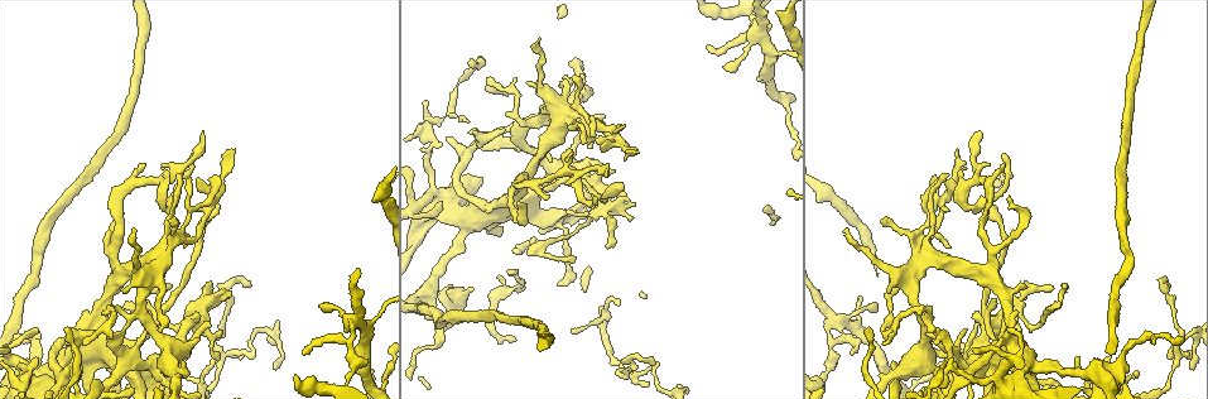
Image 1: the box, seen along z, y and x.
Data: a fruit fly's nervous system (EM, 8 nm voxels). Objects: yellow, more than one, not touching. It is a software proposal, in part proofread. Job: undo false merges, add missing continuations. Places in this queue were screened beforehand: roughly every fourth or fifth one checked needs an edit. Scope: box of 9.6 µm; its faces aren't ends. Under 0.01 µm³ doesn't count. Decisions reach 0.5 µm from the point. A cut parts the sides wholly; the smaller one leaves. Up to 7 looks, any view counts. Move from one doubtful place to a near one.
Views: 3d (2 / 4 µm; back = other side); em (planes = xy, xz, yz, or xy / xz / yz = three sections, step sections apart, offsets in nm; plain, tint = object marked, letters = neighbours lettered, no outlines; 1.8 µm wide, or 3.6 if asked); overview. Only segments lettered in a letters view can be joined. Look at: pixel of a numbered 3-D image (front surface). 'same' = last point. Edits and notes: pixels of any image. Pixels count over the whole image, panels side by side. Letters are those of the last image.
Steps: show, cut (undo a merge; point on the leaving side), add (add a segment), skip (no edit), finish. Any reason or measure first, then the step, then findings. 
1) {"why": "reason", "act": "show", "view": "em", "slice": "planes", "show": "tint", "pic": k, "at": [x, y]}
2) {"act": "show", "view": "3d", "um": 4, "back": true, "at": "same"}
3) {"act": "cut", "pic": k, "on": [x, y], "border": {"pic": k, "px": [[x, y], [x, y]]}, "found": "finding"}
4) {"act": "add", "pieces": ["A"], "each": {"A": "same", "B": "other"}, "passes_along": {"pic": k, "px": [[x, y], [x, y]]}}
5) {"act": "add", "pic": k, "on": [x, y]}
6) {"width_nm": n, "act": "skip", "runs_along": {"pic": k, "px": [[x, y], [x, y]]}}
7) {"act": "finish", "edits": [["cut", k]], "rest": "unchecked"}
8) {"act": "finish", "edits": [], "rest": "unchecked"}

{"why": "free end", "act": "show", "view": "em", "slice": "yz", "step": 8, "show": "letters", "pic": 1, "at": [473, 288]}

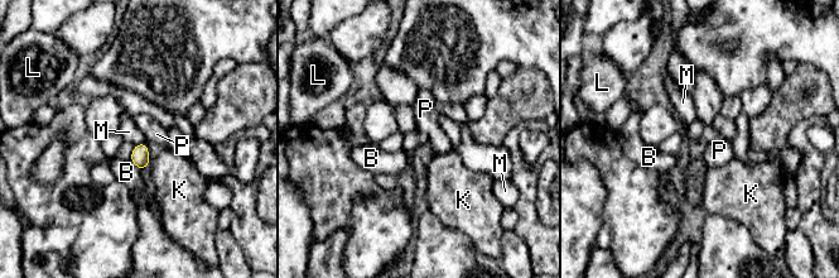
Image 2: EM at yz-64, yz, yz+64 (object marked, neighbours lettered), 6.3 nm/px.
{"act": "skip", "each": {"B": "other", "K": "other", "L": "other", "M": "other", "P": "other"}, "border": {"pic": 2, "px": [[144, 142], [135, 145]]}, "found": "no lettered segment goes on from it"}

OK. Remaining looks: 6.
{"act": "show", "view": "em", "slice": "planes", "show": "letters", "pic": 1, "at": [200, 313]}

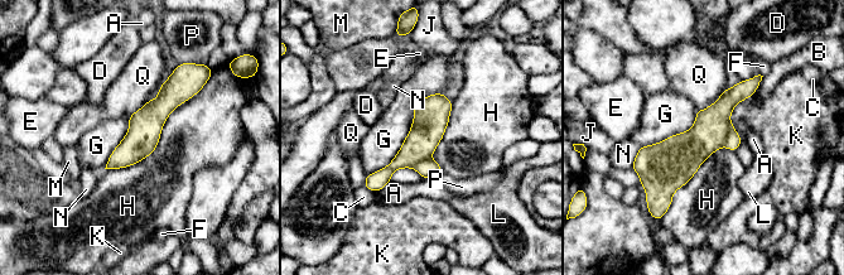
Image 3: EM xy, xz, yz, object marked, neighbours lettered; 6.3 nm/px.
{"width_nm": 220, "act": "skip", "each": {"A": "other", "B": "other", "C": "other", "D": "other", "E": "other", "F": "other", "G": "other", "H": "other", "J": "other", "K": "other", "L": "other", "M": "other", "N": "other", "P": "other", "Q": "other"}, "runs_along": {"pic": 3, "px": [[753, 82], [665, 174], [665, 203]]}, "found": "continuous, no second cell"}

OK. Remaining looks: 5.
{"why": "thin end", "act": "show", "view": "em", "slice": "xz", "step": 8, "show": "letters", "pic": 1, "at": [473, 63]}

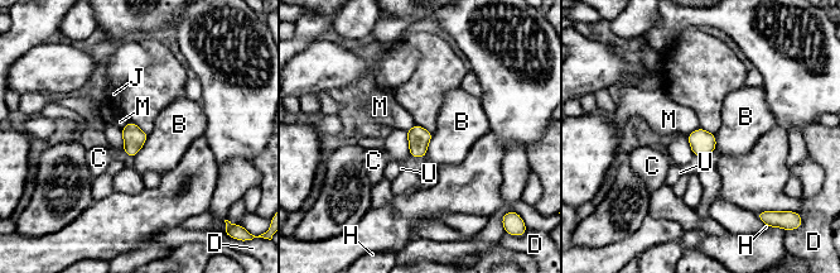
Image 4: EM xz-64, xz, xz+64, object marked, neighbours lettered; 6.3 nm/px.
{"act": "show", "view": "em", "slice": "planes", "show": "letters", "at": "same"}

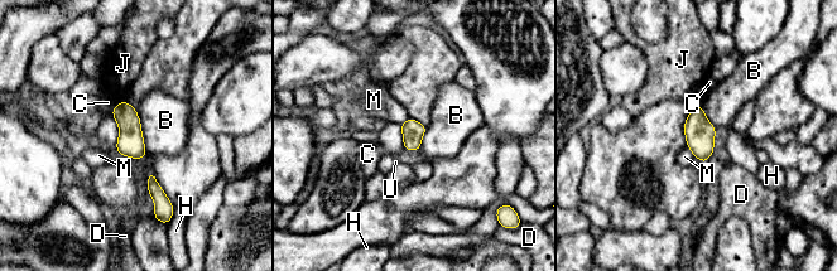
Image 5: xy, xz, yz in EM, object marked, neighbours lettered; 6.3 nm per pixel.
{"act": "skip", "each": {"B": "other", "C": "other", "D": "other", "H": "other", "J": "other", "M": "other", "U": "other"}, "border": {"pic": 5, "px": [[134, 109], [148, 155]]}, "found": "no lettered segment goes on from it"}

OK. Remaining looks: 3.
{"act": "finish", "edits": [], "rest": "unchecked"}

